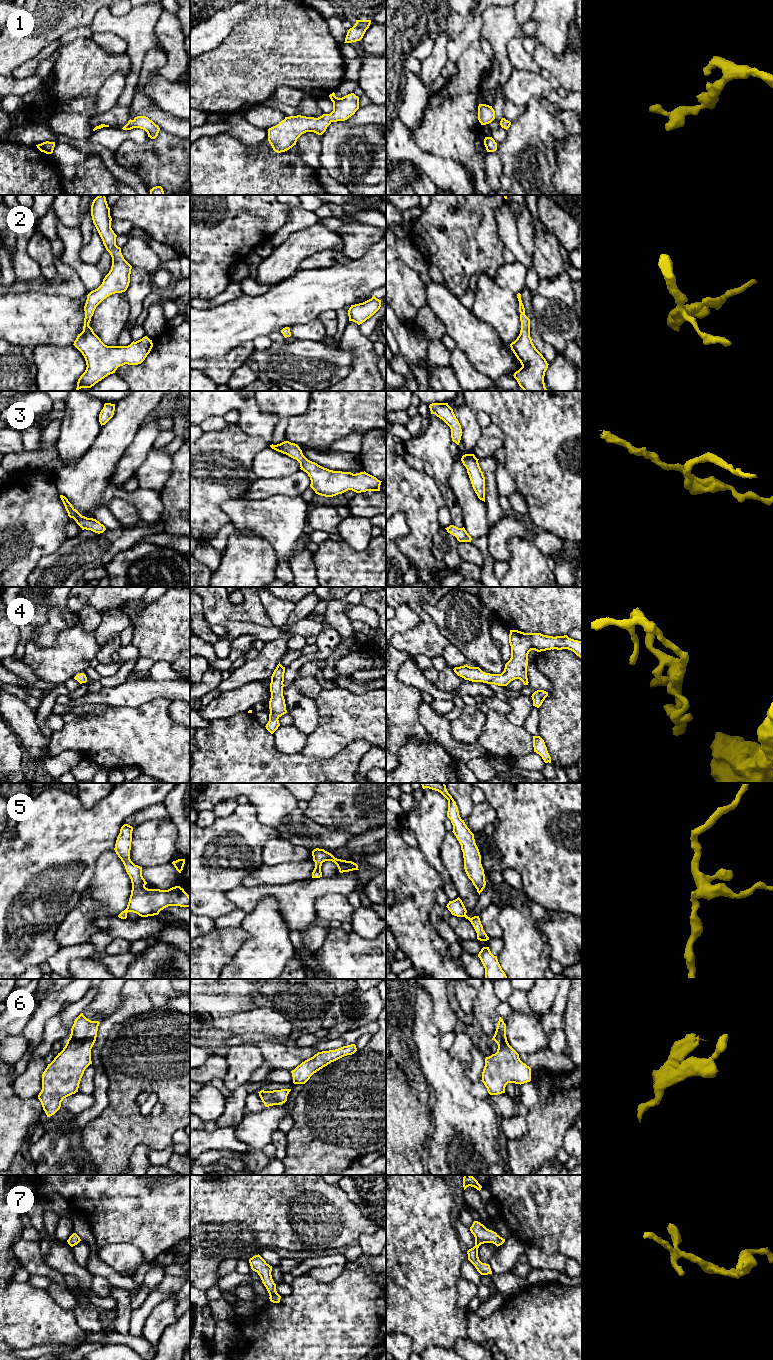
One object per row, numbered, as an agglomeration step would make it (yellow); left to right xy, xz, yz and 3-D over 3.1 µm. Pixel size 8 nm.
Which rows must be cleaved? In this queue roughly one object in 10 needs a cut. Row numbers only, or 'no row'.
no row

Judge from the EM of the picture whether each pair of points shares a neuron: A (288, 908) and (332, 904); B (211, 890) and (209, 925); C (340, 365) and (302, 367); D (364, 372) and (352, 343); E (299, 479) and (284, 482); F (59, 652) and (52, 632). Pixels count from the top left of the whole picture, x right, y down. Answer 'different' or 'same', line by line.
A: different
B: different
C: same
D: same
E: same
F: different

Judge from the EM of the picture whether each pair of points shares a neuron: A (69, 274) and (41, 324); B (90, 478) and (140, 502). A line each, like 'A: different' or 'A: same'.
A: different
B: same

